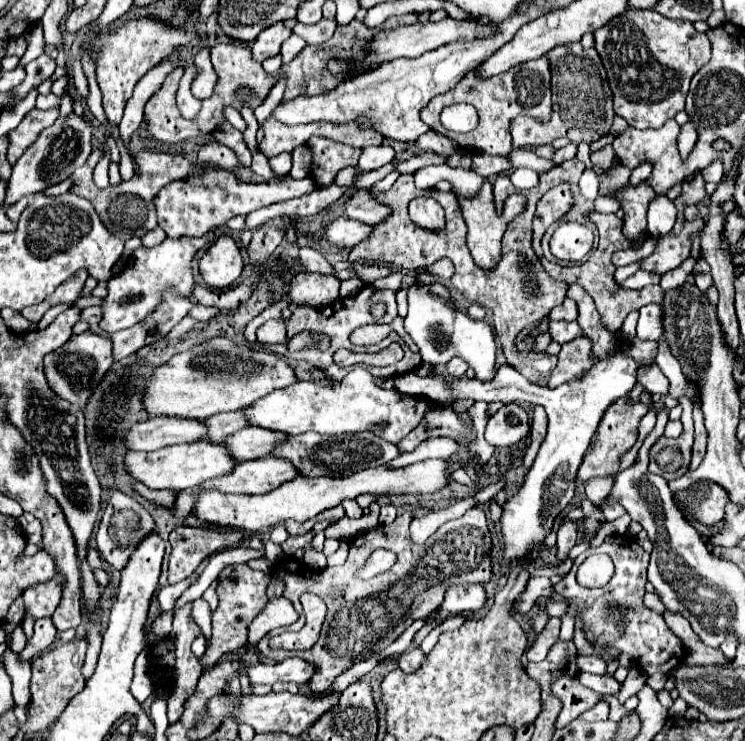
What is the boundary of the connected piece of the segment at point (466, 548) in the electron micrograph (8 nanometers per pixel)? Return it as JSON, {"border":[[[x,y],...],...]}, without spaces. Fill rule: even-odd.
{"border":[[[469,509],[463,517],[447,521],[445,525],[441,525],[423,545],[413,543],[411,535],[409,535],[409,523],[413,521],[413,513],[405,511],[399,513],[397,519],[389,525],[389,529],[385,529],[385,525],[377,525],[371,531],[365,531],[357,537],[353,537],[353,541],[349,543],[349,557],[347,563],[341,567],[325,567],[325,569],[309,569],[305,567],[301,561],[297,561],[295,557],[287,557],[281,559],[273,565],[271,575],[279,577],[285,583],[285,591],[283,597],[289,597],[291,603],[299,603],[299,595],[301,593],[315,593],[319,595],[325,605],[327,605],[327,615],[325,615],[325,623],[323,629],[319,633],[317,645],[307,649],[307,651],[273,651],[265,639],[261,649],[267,649],[265,653],[271,655],[271,659],[287,659],[287,657],[301,657],[309,663],[317,665],[319,677],[329,679],[329,685],[333,683],[333,679],[337,675],[341,675],[343,671],[347,671],[353,663],[357,661],[365,661],[369,659],[373,653],[385,649],[387,645],[391,645],[415,619],[427,619],[433,611],[437,611],[443,603],[443,593],[449,585],[453,583],[487,583],[491,579],[491,533],[487,529],[487,517],[483,509]],[[375,549],[389,549],[393,553],[397,553],[397,565],[393,565],[387,573],[381,573],[369,581],[357,579],[355,571],[359,565],[365,563],[365,559],[375,551]]]}

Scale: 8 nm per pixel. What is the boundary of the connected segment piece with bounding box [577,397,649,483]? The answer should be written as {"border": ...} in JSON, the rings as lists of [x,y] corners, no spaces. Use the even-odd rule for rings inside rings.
{"border":[[[627,397],[615,401],[609,411],[605,413],[605,417],[601,419],[599,423],[599,429],[597,429],[597,435],[593,439],[593,449],[585,455],[581,467],[579,467],[579,473],[577,473],[577,479],[581,483],[585,483],[587,479],[591,477],[605,477],[613,471],[619,469],[619,463],[621,463],[621,455],[627,453],[635,441],[637,441],[637,435],[639,435],[639,421],[647,415],[649,407],[643,405],[643,403],[637,403],[637,405],[627,405],[625,403]]]}

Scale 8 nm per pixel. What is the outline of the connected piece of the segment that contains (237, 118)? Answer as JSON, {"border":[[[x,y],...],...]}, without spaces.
{"border":[[[225,107],[225,119],[235,127],[235,129],[239,129],[239,131],[245,131],[245,121],[241,119],[241,115],[239,115],[239,111],[237,109],[233,109],[233,107]]]}

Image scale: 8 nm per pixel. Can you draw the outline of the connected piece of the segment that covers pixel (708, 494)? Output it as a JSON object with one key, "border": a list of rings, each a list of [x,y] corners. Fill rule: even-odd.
{"border":[[[697,481],[685,491],[677,491],[677,501],[683,507],[689,507],[691,501],[691,511],[695,517],[699,517],[701,523],[713,525],[723,519],[725,515],[725,505],[729,501],[729,495],[723,487],[717,487],[713,481]]]}

